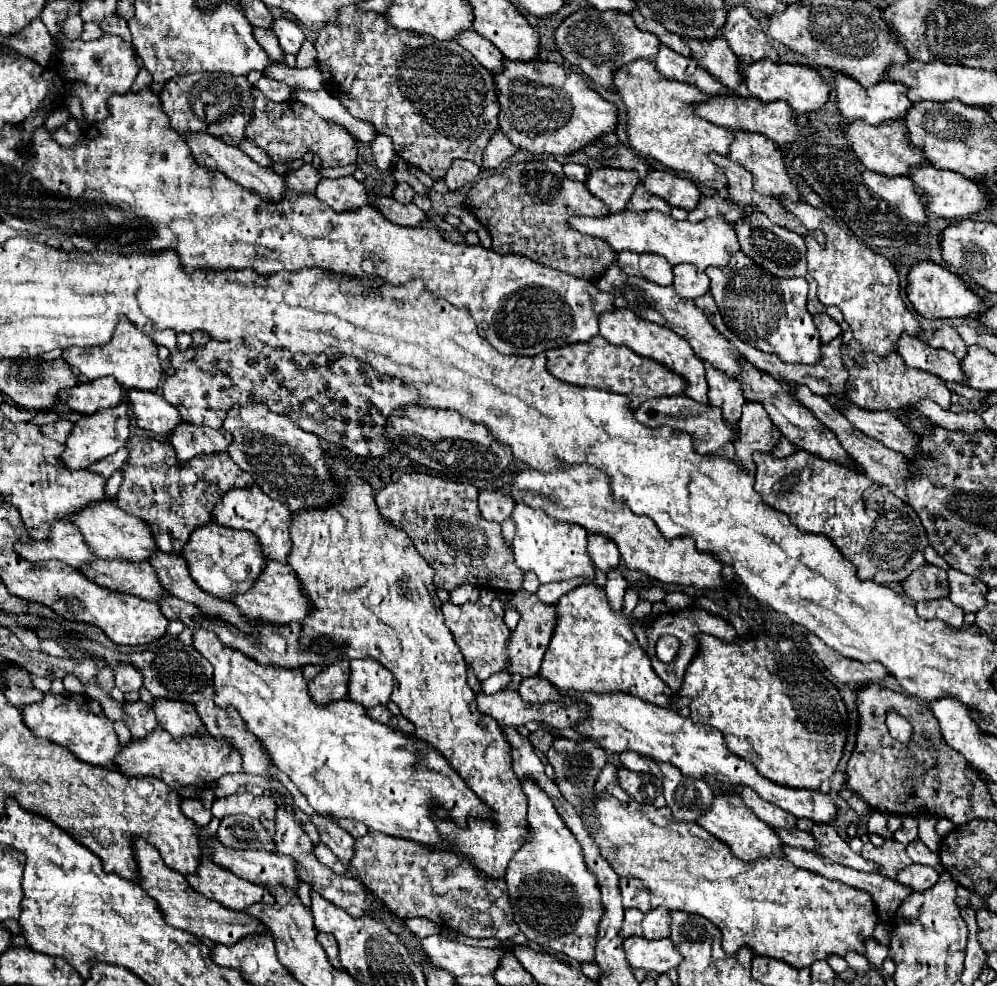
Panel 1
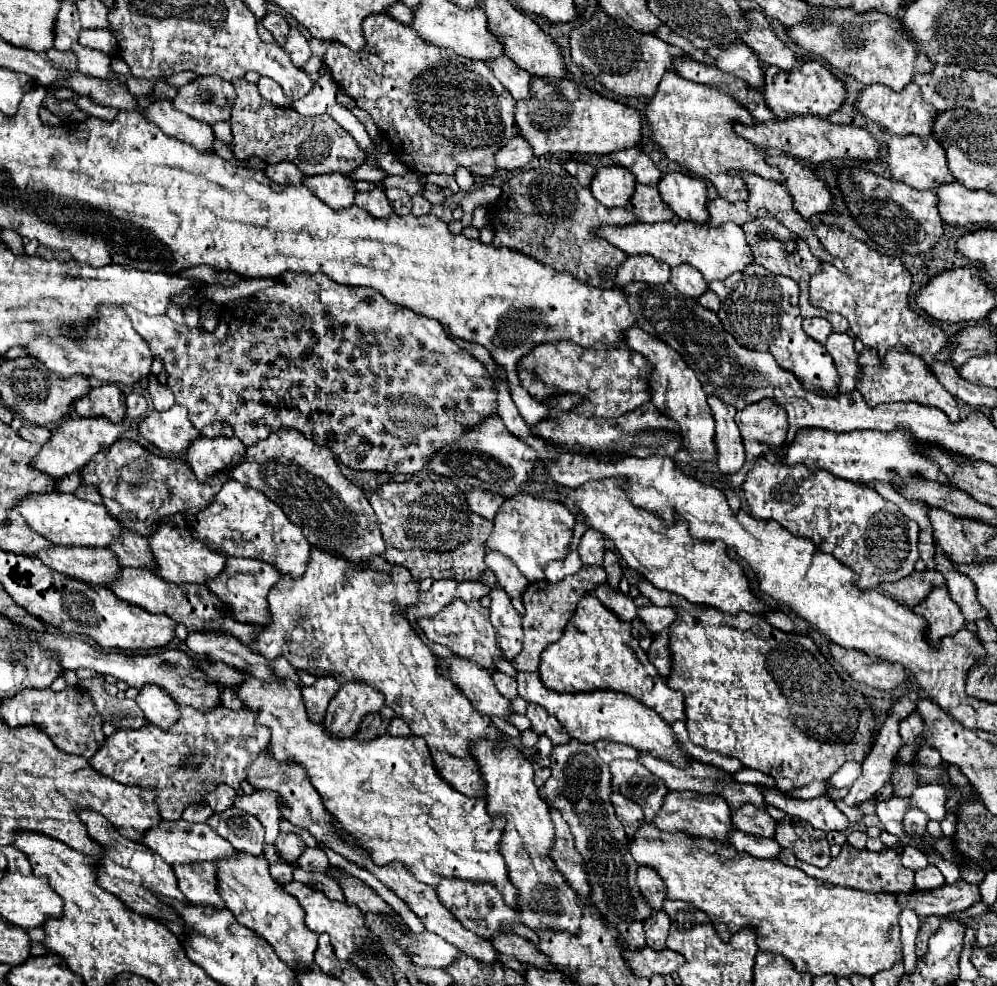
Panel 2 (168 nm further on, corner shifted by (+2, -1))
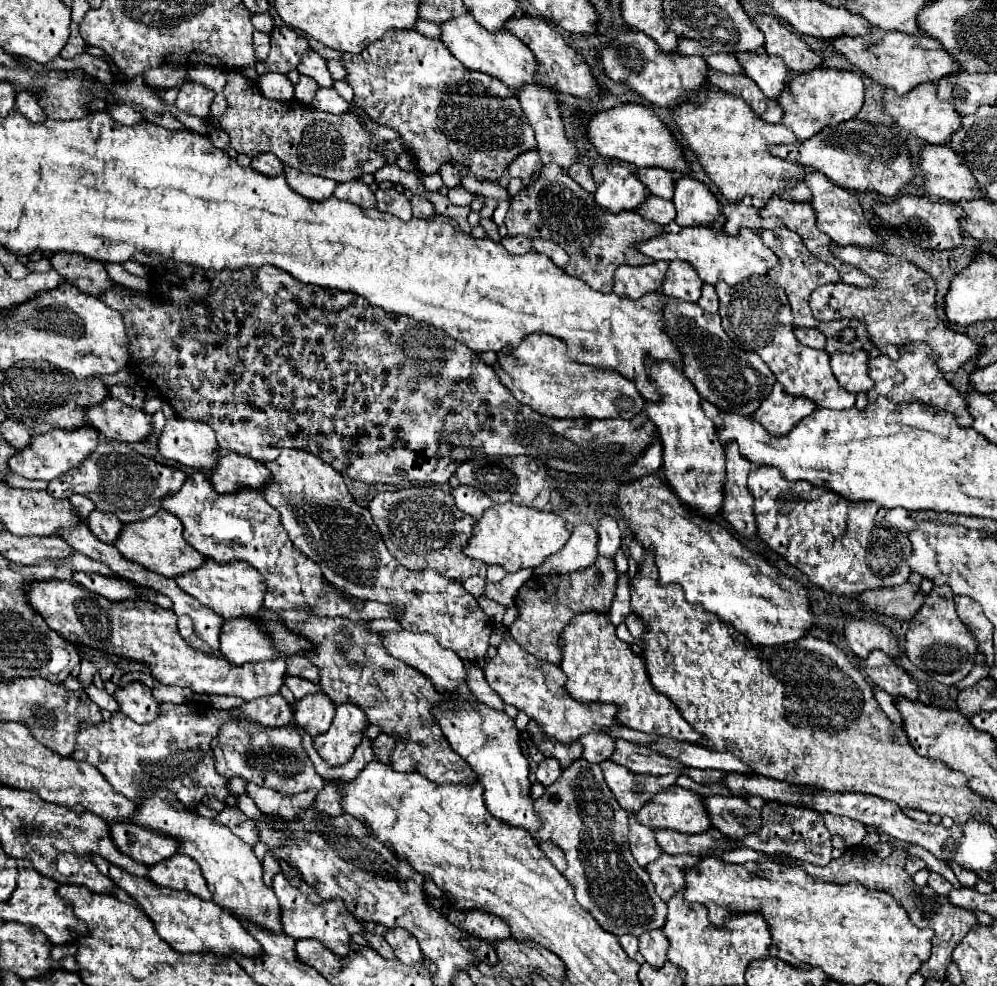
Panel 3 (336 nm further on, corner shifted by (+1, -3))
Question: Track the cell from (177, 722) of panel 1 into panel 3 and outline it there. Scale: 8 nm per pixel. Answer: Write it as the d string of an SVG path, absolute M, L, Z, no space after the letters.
M130 682L114 692L120 712L126 714L136 724L152 722L158 716L158 702L152 696L152 690L142 682Z

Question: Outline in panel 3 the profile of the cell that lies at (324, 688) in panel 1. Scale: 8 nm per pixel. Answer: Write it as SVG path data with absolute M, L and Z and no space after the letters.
M322 692L304 696L302 700L296 702L294 722L296 722L296 726L304 728L310 736L324 734L330 728L330 724L332 724L334 708L336 706Z

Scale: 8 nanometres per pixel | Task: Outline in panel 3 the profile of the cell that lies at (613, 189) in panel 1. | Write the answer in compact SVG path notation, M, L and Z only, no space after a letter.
M596 164L590 172L598 186L594 194L596 204L608 212L636 210L650 196L648 188L626 166Z

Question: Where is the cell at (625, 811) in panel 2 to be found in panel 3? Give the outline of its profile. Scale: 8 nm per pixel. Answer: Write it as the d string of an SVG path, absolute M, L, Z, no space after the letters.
M630 814L630 852L636 858L636 862L644 868L646 864L654 862L660 856L660 846L654 840L654 832L646 826L642 826L634 814Z

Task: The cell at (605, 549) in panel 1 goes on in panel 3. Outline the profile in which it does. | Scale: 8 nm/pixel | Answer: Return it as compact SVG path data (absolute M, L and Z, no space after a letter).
M582 522L572 530L572 536L568 538L568 544L556 552L556 556L550 556L540 564L540 568L534 568L536 574L568 574L580 568L588 568L594 564L598 556L598 534L588 524Z

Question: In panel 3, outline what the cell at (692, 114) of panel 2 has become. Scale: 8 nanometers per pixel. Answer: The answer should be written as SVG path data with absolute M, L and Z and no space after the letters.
M710 90L706 100L698 106L692 102L676 106L672 118L698 160L704 164L706 174L730 202L740 202L744 196L750 196L758 210L764 208L772 196L780 196L788 202L810 202L812 192L804 184L806 168L780 160L770 152L770 146L774 144L798 144L788 126L760 120L744 100L720 90Z

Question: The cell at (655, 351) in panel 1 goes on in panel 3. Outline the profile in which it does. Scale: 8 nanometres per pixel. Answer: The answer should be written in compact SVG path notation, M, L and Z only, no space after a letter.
M652 362L652 366L648 366L648 374L652 382L656 384L656 390L660 390L660 396L662 396L658 404L648 402L646 412L648 412L648 418L656 424L658 434L662 438L664 478L670 484L670 488L678 494L678 498L684 502L684 506L692 508L692 512L700 512L700 516L716 516L724 504L722 498L724 498L724 480L726 480L726 456L724 456L724 446L716 438L712 420L708 420L702 412L702 406L700 406L702 398L692 386L692 382L682 372L678 372L670 362L662 362L662 364Z

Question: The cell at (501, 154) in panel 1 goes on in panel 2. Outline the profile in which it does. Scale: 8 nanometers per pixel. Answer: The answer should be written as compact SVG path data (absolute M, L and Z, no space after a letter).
M515 136L507 142L507 146L503 146L497 154L495 154L495 164L497 168L503 168L503 170L513 170L513 168L523 168L533 156L533 150L531 146Z

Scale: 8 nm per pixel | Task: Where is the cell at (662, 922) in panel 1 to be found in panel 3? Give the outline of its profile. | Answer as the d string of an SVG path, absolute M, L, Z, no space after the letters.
M650 930L640 936L640 954L652 968L660 968L666 962L668 952L668 938L662 930Z

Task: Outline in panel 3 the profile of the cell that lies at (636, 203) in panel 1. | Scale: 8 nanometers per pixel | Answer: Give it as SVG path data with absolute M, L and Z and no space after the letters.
M650 196L638 210L636 210L640 216L644 216L646 220L650 222L656 222L656 224L670 224L676 216L676 208L674 208L674 202L670 200L664 200L664 198L658 198L658 196Z

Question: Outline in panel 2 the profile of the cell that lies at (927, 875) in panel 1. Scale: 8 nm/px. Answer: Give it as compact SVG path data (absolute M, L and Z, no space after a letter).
M927 866L925 870L915 872L915 888L917 890L933 890L935 886L943 886L945 878L937 866Z

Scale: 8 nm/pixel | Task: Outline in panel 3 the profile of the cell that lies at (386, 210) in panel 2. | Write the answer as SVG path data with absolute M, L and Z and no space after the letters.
M350 180L350 182L338 184L334 196L338 200L346 200L346 202L358 204L362 208L374 208L376 206L376 200L374 200L372 190L362 180Z

